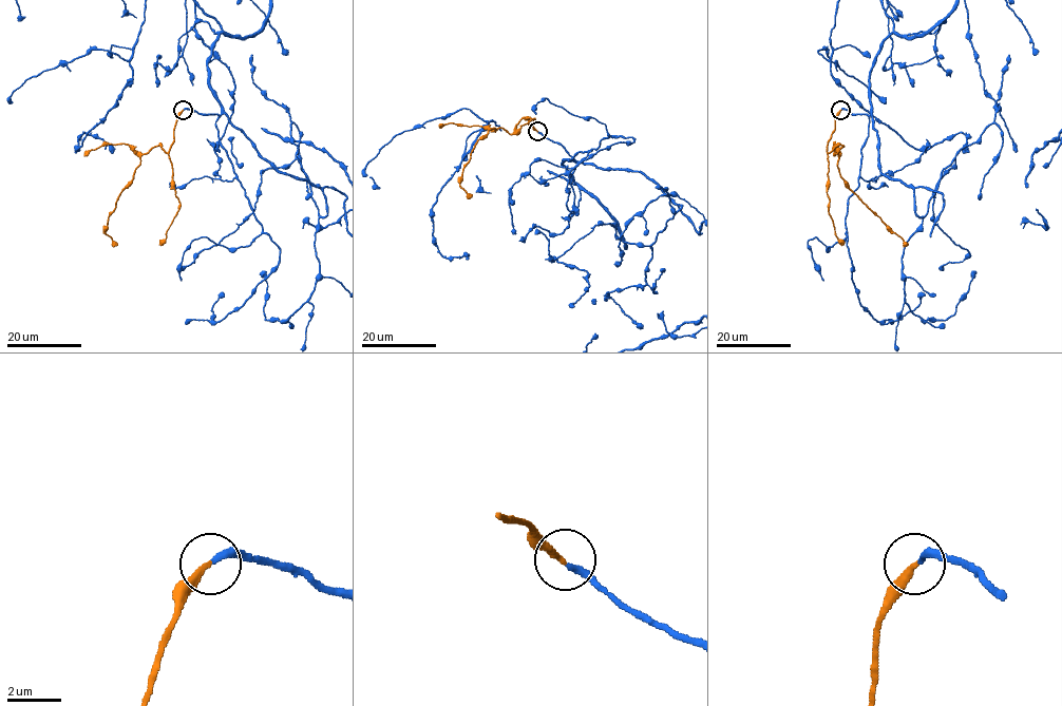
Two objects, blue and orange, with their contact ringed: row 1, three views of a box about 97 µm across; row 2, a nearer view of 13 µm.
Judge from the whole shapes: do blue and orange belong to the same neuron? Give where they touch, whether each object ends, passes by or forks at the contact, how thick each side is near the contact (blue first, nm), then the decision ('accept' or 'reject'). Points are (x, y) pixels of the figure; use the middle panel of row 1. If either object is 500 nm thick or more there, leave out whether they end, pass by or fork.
(537, 131) | blue ends | orange ends | 240/280 nm | accept

